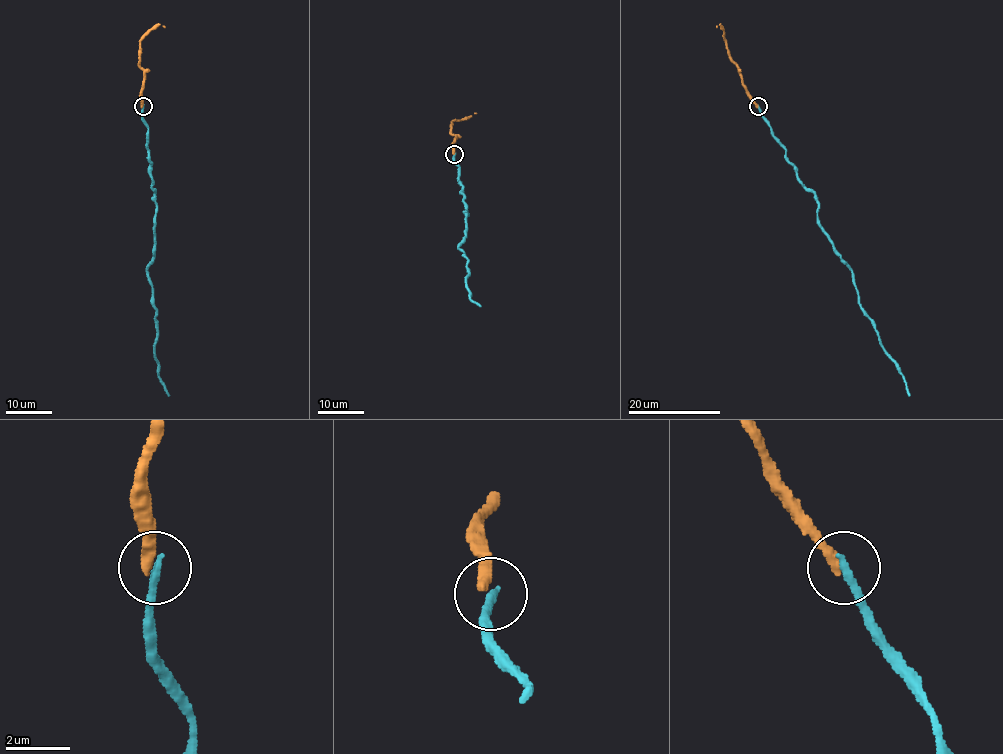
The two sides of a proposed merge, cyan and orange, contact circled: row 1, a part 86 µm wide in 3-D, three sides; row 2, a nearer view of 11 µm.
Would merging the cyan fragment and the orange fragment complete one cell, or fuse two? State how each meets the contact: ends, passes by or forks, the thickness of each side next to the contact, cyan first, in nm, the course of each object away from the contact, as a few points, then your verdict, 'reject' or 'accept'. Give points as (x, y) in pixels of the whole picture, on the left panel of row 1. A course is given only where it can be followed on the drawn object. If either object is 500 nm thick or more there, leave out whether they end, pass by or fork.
cyan ends; orange ends; calibres 280 and 340 nm; course cyan (142, 106), (156, 202), (154, 259), (147, 271), (157, 332), (155, 360), (169, 395); course orange (142, 106), (140, 40), (151, 29), (160, 24), (164, 27); accept

